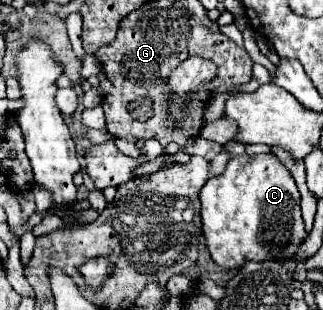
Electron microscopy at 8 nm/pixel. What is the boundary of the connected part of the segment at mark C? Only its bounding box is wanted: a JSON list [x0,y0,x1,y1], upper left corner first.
[201,154,307,270]

